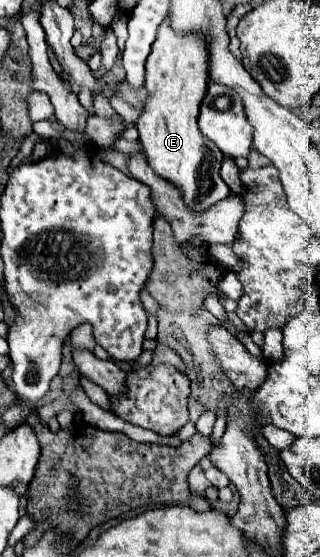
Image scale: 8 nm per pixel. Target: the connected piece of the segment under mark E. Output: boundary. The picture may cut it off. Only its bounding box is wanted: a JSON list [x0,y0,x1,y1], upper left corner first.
[137,16,229,212]

